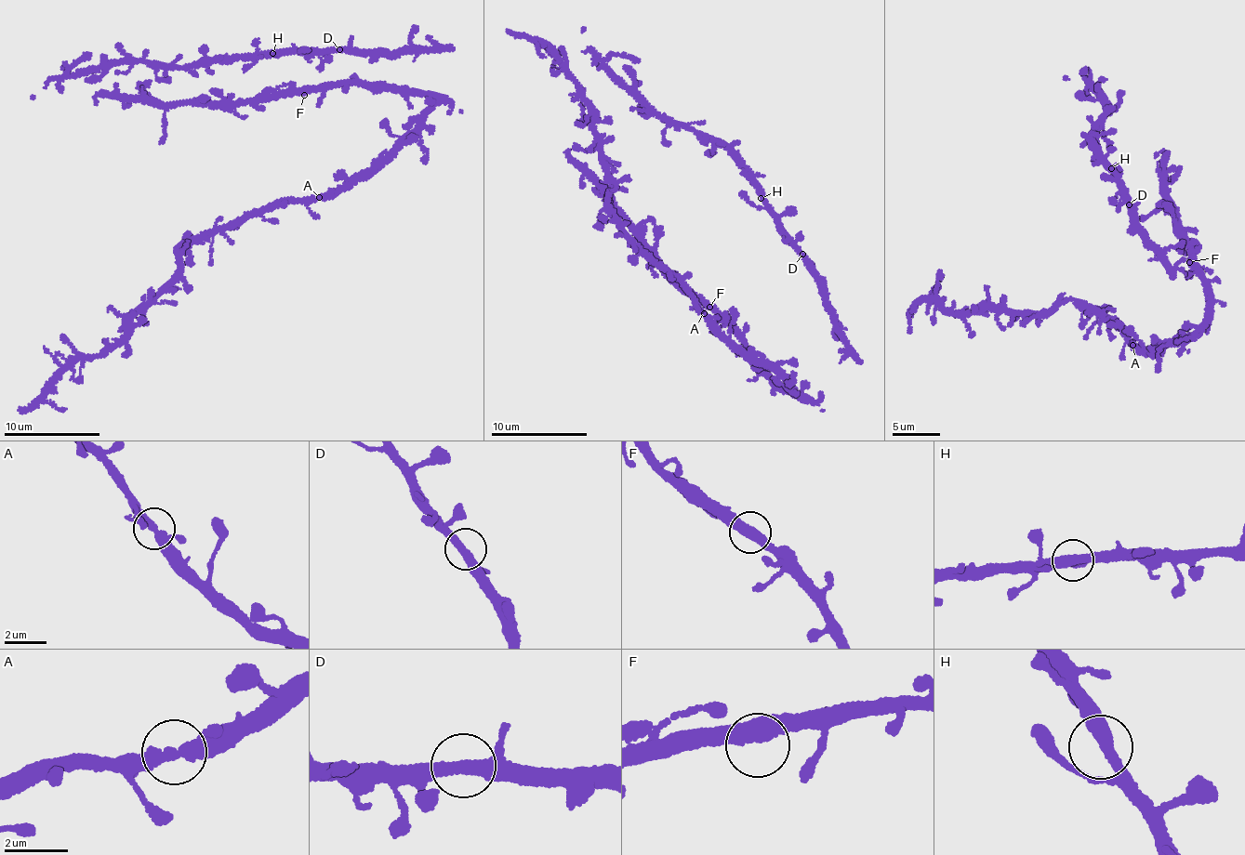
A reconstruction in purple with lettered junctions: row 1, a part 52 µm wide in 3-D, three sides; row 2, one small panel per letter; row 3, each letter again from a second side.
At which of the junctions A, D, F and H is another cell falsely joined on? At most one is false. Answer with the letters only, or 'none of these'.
none of these

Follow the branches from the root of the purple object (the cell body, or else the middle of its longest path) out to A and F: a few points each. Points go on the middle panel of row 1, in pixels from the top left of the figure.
A: (789, 377), (750, 358), (719, 331), (715, 322), (704, 313)
F: (789, 377), (789, 386), (798, 396), (775, 388), (761, 374), (746, 347), (709, 307)

